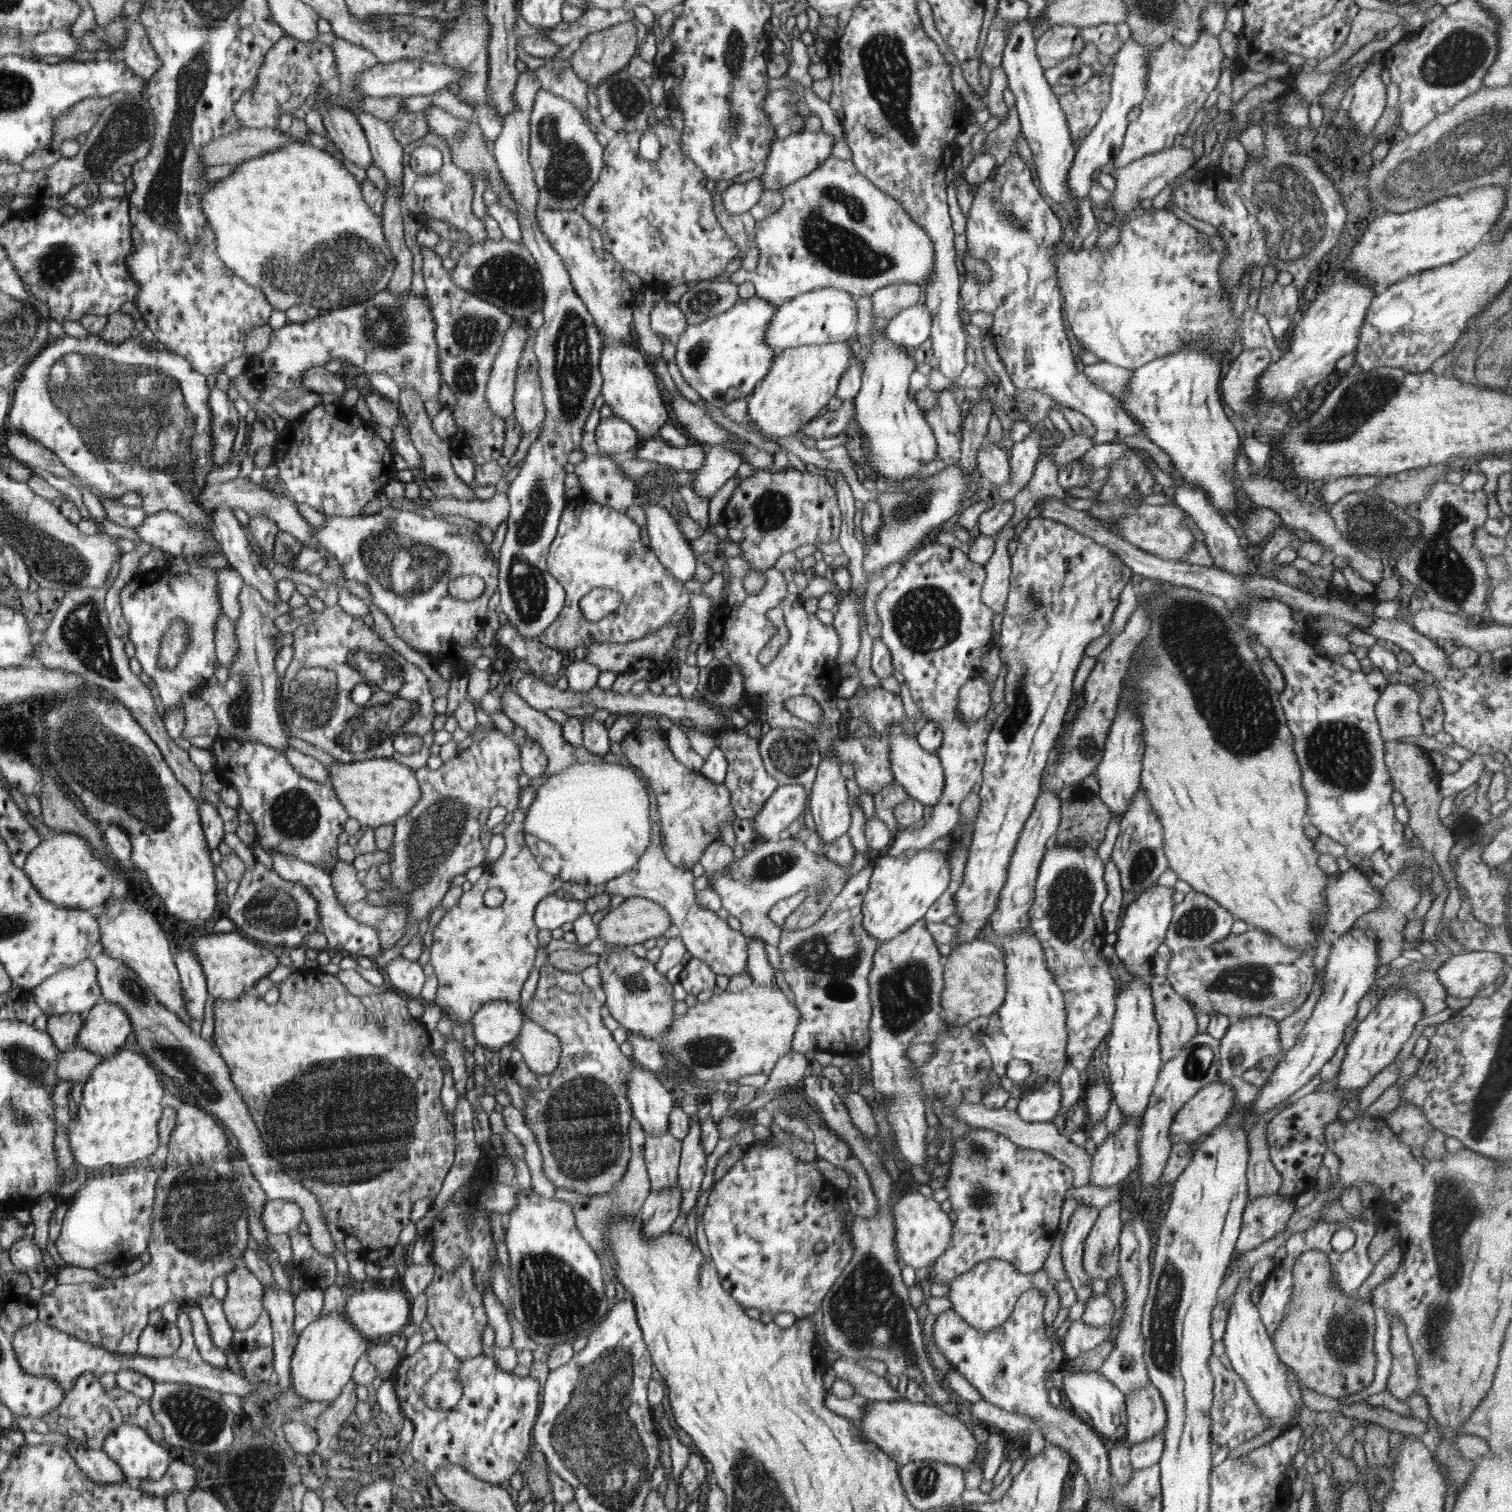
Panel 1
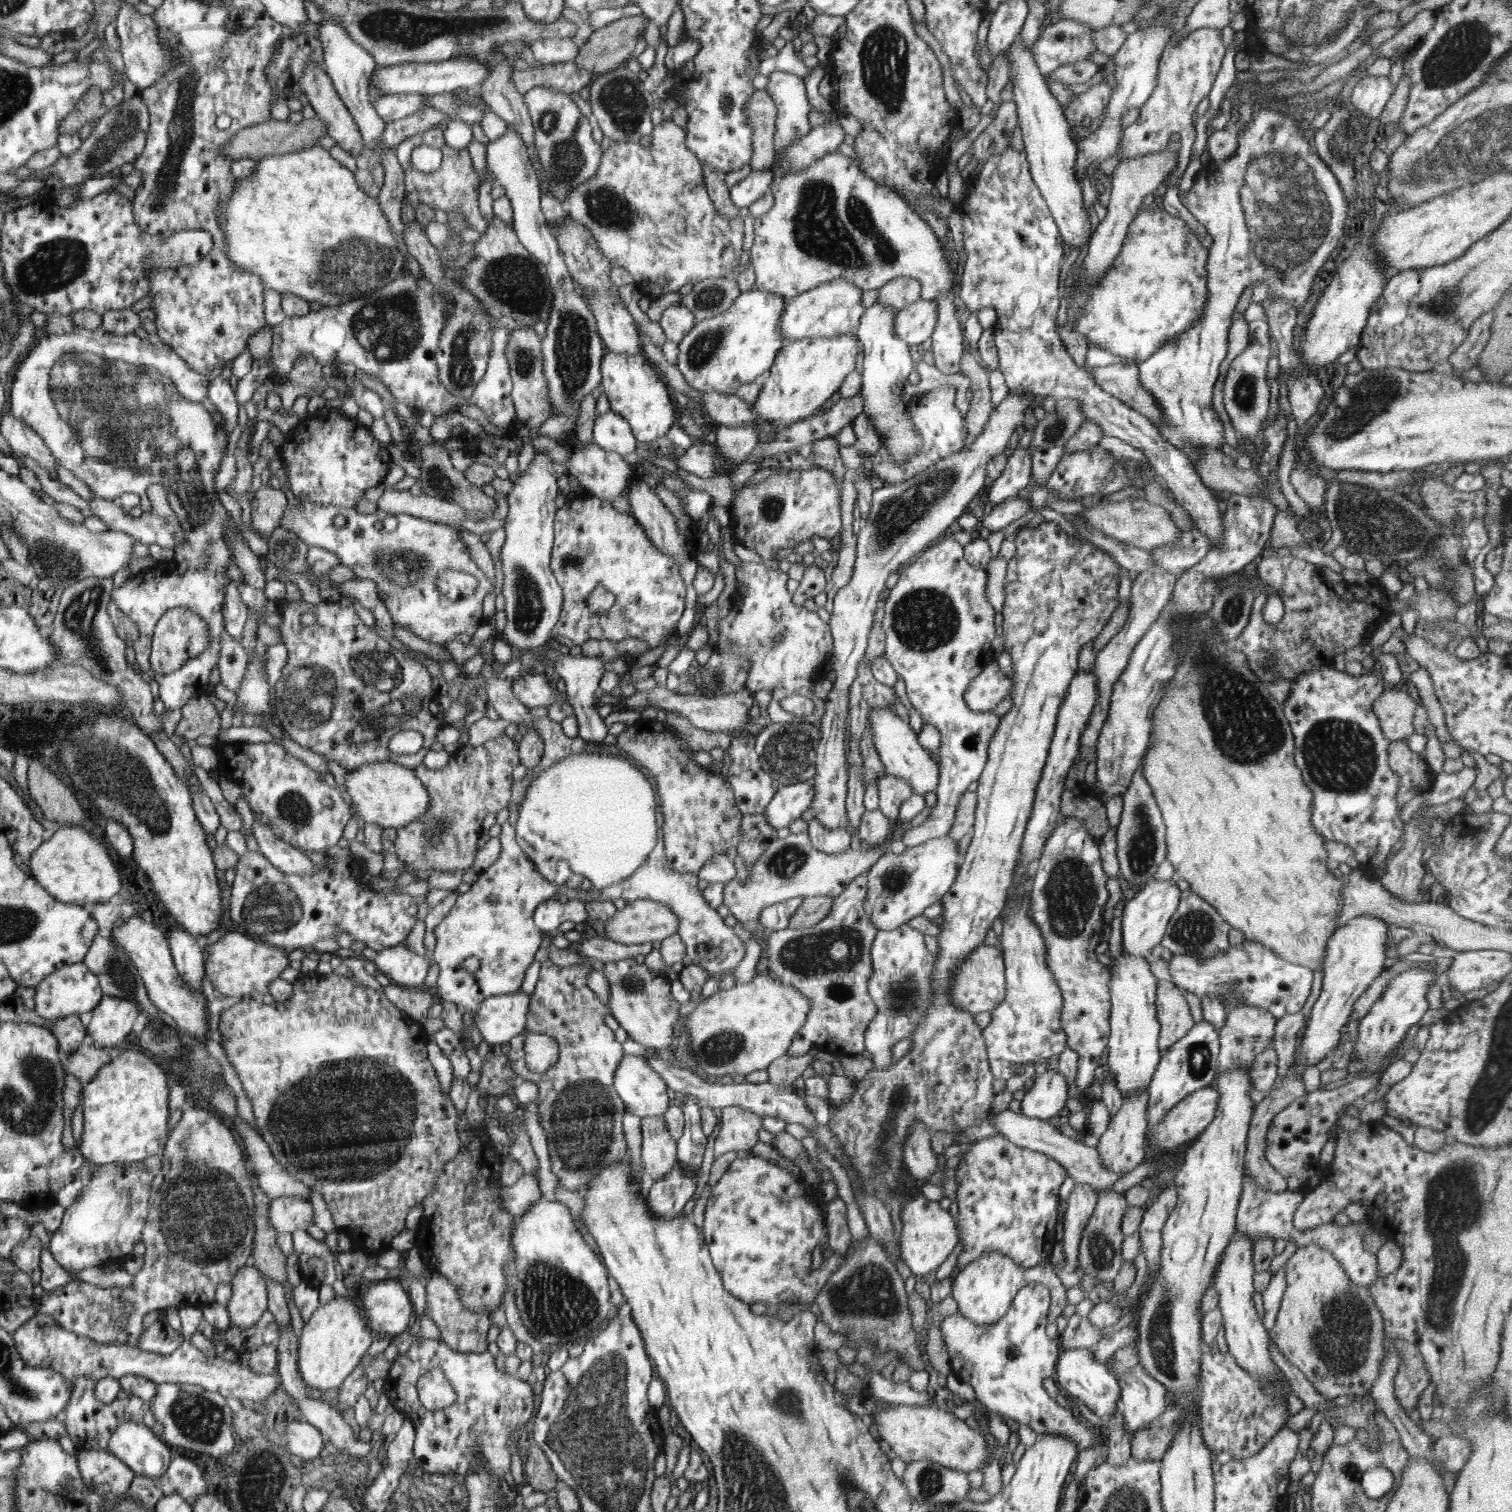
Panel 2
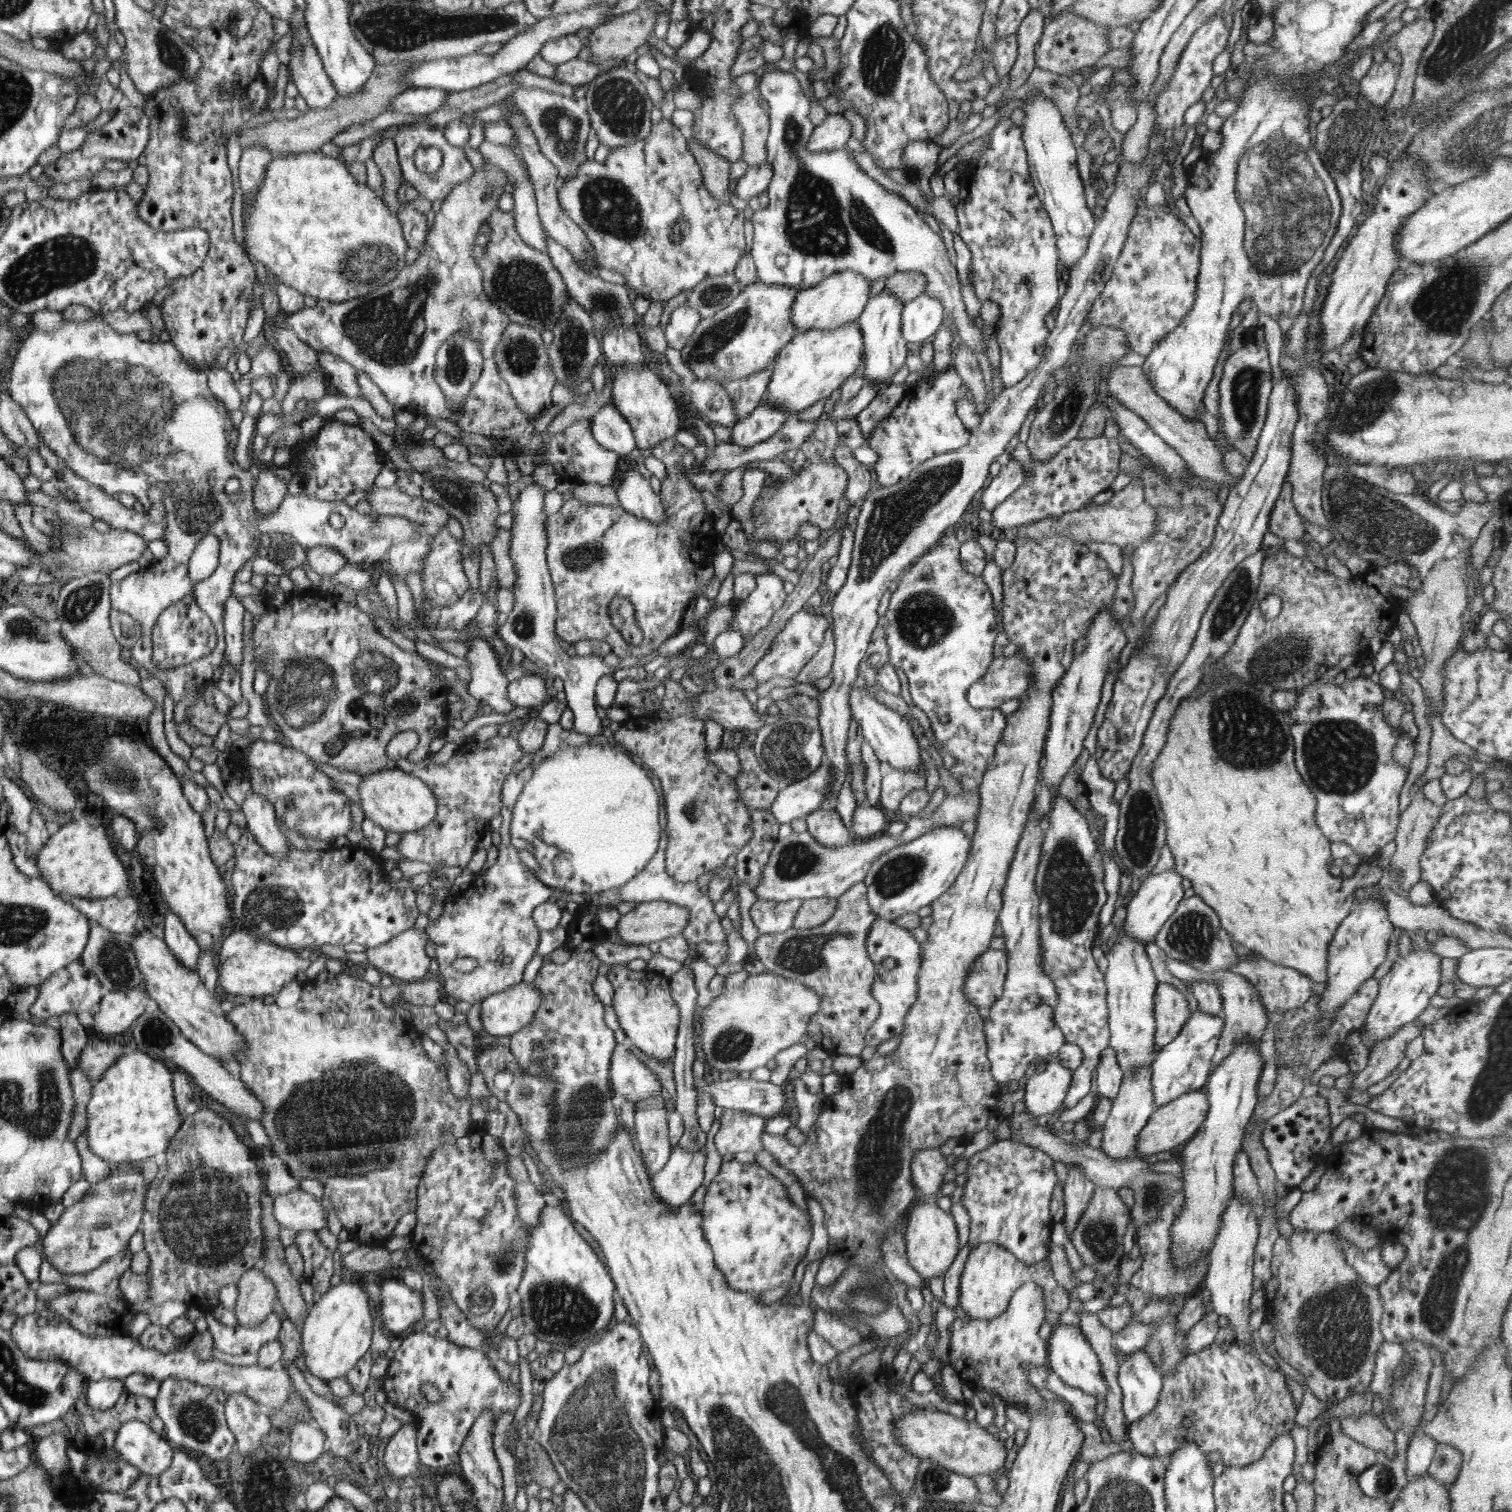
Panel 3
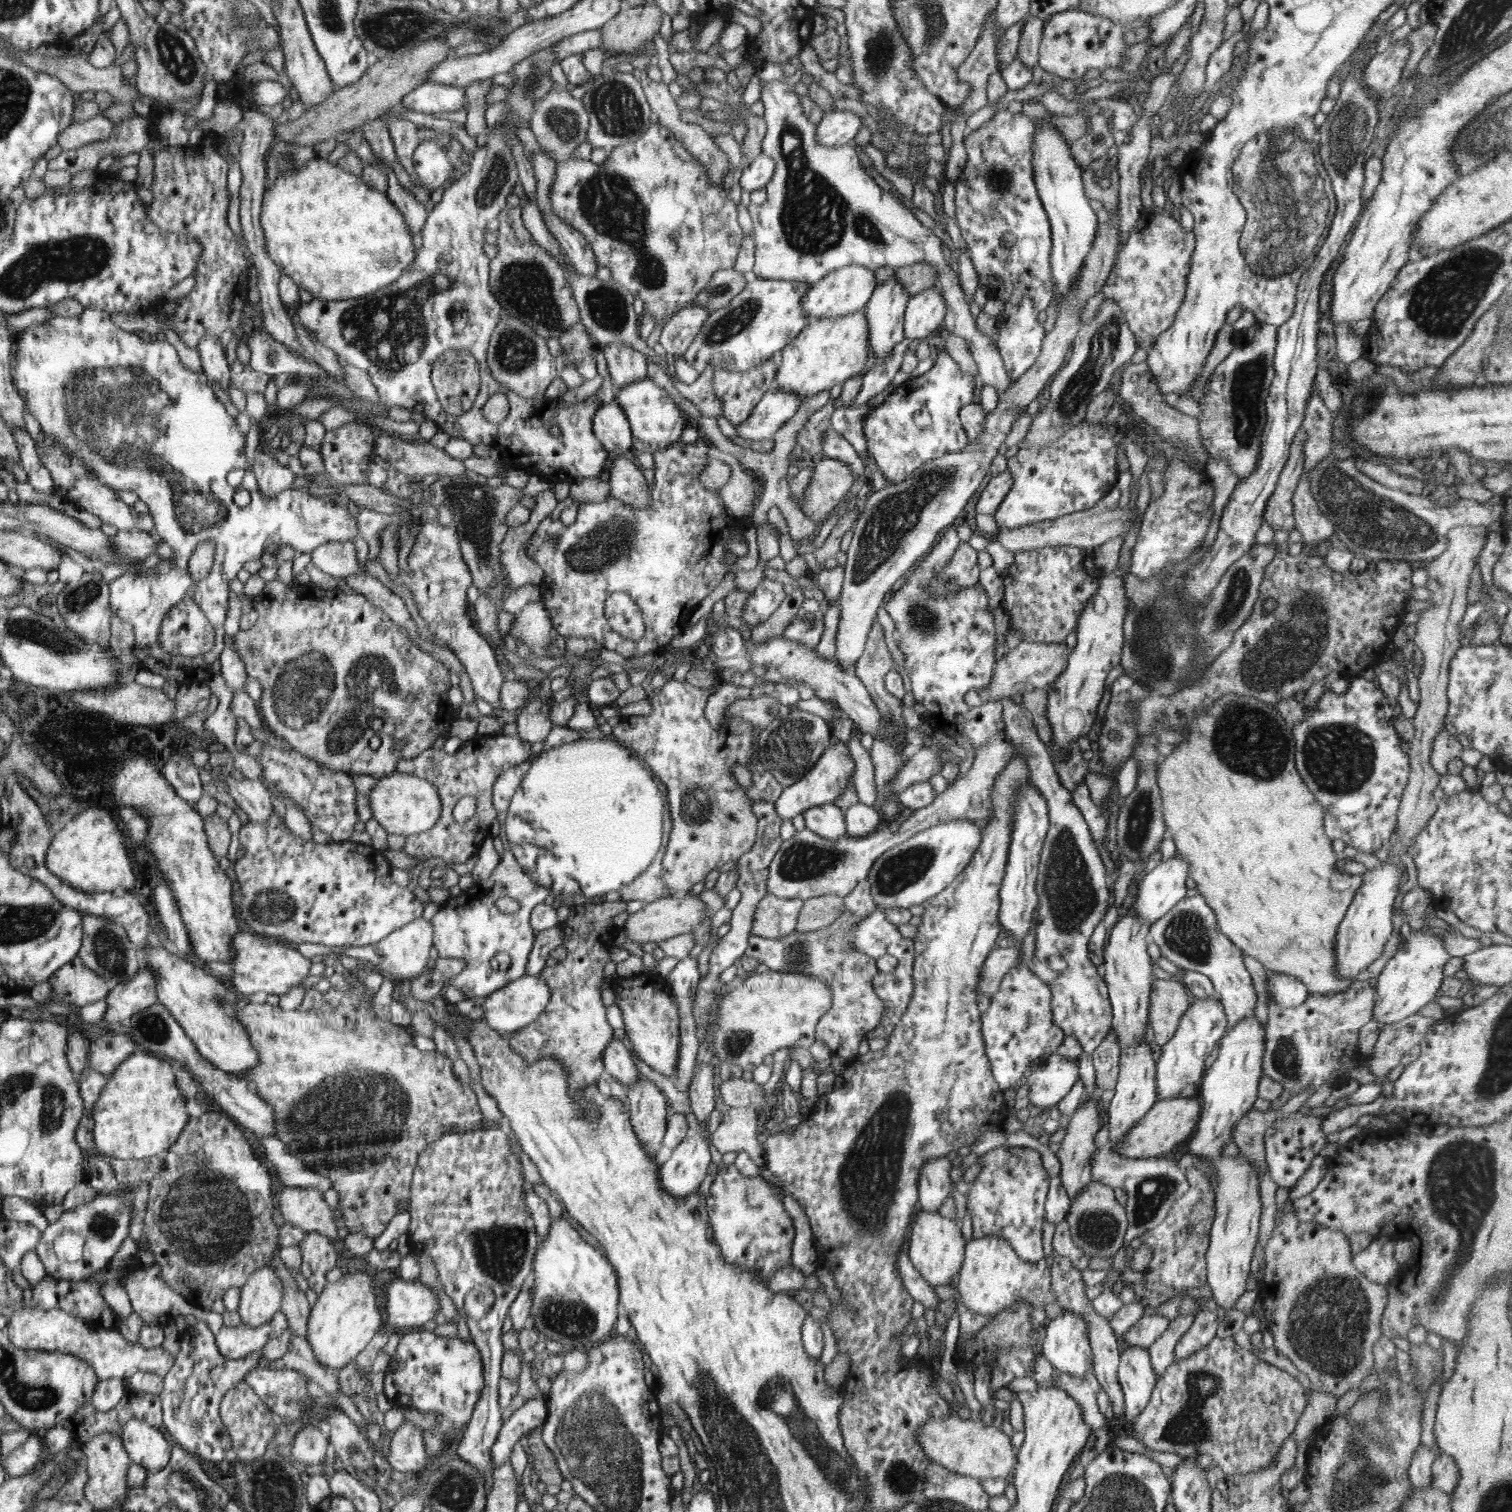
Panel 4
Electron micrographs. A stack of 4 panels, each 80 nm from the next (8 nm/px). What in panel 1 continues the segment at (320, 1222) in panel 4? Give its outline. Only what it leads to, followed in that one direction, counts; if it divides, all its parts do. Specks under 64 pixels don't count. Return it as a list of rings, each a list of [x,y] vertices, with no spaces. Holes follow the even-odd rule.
[[[286,1199],[267,1200],[261,1219],[269,1234],[288,1234],[298,1230],[304,1220],[303,1208]]]

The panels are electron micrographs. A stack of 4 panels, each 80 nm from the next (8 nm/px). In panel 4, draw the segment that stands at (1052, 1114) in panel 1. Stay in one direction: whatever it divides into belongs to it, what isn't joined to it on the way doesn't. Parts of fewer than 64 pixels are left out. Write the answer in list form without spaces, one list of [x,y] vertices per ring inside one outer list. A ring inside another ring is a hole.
[[[1054,1052],[1026,1077],[1031,1103],[1048,1109],[1057,1106],[1078,1082],[1079,1067],[1076,1061]]]

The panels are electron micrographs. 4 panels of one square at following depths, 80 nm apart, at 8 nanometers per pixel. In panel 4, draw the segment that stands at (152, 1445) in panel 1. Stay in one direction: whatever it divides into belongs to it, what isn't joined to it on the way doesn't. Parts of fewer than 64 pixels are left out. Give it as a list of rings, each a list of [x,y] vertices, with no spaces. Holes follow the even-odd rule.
[[[133,1419],[124,1425],[121,1435],[132,1462],[142,1465],[150,1475],[168,1466],[168,1454],[173,1448],[160,1430],[148,1426],[145,1421]]]

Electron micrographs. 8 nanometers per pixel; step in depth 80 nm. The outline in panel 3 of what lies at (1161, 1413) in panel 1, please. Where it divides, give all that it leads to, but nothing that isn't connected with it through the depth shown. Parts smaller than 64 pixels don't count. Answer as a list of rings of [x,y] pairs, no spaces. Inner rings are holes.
[[[1146,1352],[1121,1356],[1117,1379],[1123,1394],[1123,1414],[1127,1426],[1142,1420],[1156,1408],[1163,1380]]]

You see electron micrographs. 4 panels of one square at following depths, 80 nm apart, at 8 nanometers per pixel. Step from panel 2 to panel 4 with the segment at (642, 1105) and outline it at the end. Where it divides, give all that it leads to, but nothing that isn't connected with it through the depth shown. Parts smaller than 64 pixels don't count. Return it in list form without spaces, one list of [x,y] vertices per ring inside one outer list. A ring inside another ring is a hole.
[[[615,1038],[604,1047],[602,1062],[603,1069],[627,1089],[640,1082],[642,1074],[634,1066],[631,1052],[626,1049],[622,1041]]]

